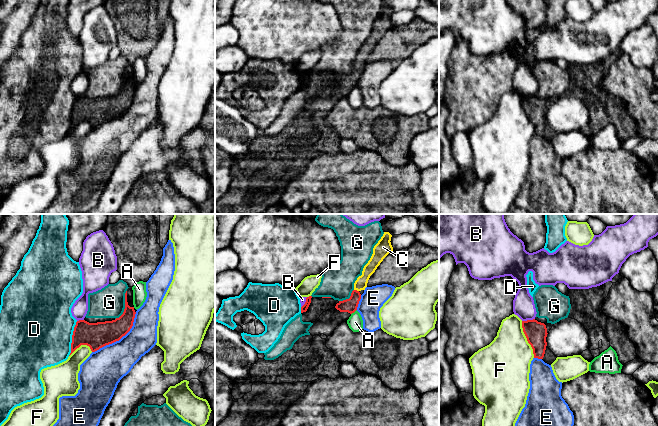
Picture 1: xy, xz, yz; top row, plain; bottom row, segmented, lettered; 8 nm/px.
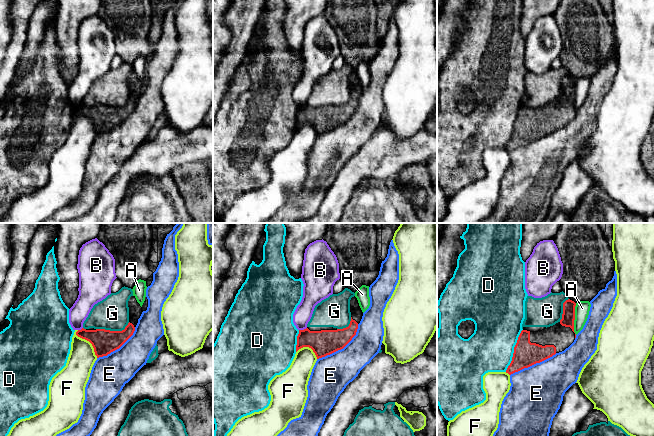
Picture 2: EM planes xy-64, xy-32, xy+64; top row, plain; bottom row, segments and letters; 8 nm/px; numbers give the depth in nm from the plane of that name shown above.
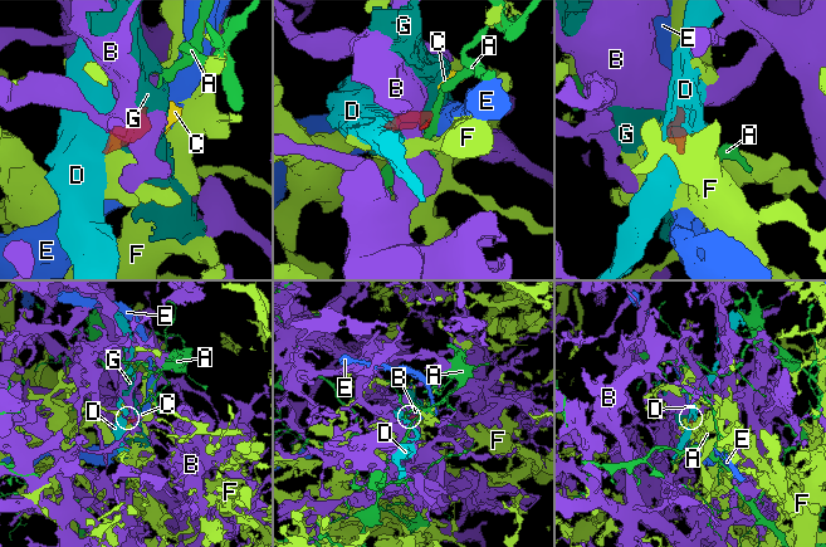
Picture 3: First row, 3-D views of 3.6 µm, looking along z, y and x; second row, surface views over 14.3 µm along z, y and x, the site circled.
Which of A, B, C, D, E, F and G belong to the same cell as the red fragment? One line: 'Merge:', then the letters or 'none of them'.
Merge: C

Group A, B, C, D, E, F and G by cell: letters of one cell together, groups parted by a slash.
A / B / C / D / E / F / G

